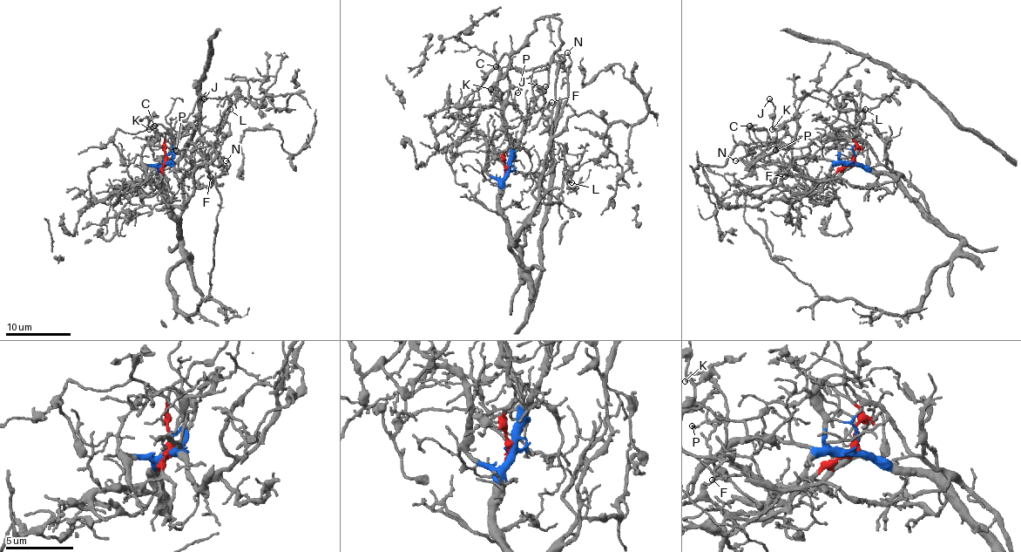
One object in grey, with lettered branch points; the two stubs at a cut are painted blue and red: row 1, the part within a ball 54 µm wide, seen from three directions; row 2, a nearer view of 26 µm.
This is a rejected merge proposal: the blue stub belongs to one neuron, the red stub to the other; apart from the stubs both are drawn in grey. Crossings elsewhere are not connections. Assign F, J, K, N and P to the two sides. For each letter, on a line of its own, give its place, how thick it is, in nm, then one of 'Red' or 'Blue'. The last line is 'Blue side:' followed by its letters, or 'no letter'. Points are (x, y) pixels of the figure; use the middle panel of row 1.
F: Place: (551, 102). Thickness 200 nm. Blue
J: Place: (545, 86). Thickness 170 nm. Red
K: Place: (490, 89). Thickness 220 nm. Red
N: Place: (567, 52). Thickness 140 nm. Blue
P: Place: (517, 92). Thickness 110 nm. Red
Blue side: F, N

